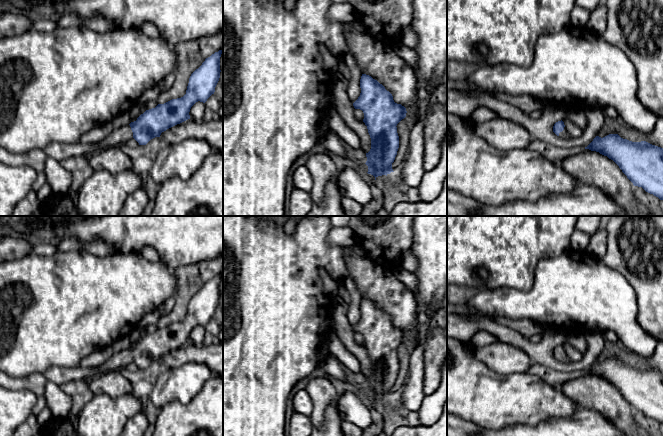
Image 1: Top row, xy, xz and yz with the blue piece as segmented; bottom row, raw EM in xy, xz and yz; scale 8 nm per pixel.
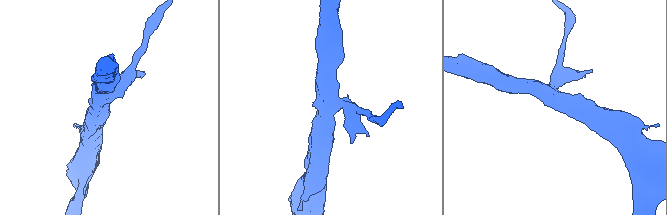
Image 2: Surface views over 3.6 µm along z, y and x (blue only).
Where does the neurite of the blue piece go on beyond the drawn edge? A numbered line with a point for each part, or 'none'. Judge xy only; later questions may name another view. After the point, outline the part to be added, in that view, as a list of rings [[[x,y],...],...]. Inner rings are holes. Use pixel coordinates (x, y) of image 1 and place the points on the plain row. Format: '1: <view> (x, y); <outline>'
1: xy (59, 375); [[[130,349],[115,353],[103,365],[93,368],[64,368],[54,366],[43,373],[47,381],[53,382],[57,385],[62,385],[73,380],[89,381],[95,377],[95,374],[106,373],[108,371],[120,370],[125,368],[127,364],[133,362],[133,356]]]

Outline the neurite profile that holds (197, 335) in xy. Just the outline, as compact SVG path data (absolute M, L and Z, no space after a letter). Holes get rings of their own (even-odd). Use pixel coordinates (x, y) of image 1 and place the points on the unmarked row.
M196 326L190 333L189 339L190 343L194 345L203 345L203 340L206 335L205 327L203 326Z

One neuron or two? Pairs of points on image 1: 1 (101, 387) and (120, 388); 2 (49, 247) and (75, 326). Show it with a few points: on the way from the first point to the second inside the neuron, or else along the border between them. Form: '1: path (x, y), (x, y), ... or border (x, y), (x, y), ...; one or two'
1: path (106, 387), (115, 387); one
2: border (57, 250), (51, 255), (31, 253); two

